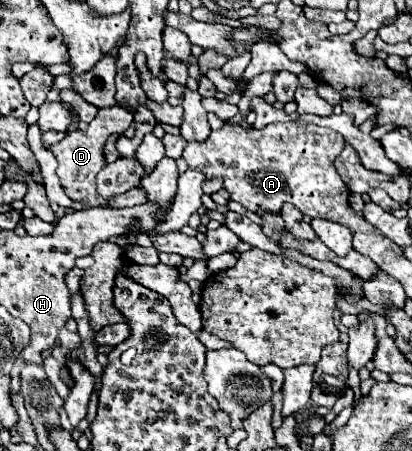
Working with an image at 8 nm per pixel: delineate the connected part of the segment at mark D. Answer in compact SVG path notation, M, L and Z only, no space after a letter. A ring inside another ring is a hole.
M117 104L111 106L111 108L101 108L97 112L97 116L89 122L87 130L71 130L71 132L65 134L63 142L47 146L55 154L55 158L59 162L57 176L61 180L61 186L63 186L65 194L71 200L85 202L87 206L107 206L107 200L99 198L97 196L97 188L95 188L95 176L105 166L103 144L105 144L105 140L107 140L109 134L125 132L131 126L131 120L133 120L131 112L125 110L125 108L121 108L121 106L117 106Z

